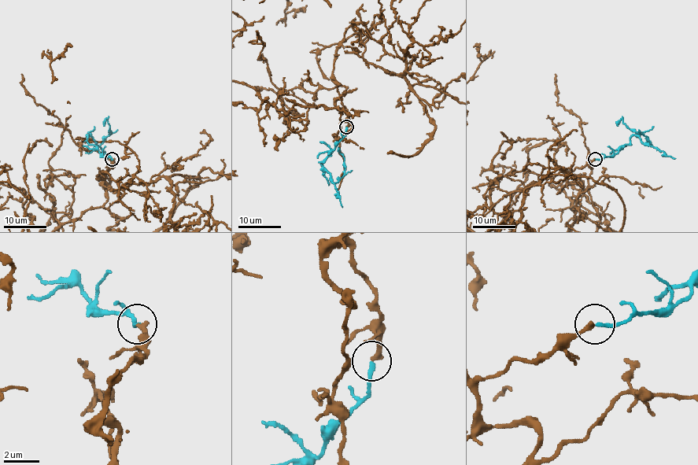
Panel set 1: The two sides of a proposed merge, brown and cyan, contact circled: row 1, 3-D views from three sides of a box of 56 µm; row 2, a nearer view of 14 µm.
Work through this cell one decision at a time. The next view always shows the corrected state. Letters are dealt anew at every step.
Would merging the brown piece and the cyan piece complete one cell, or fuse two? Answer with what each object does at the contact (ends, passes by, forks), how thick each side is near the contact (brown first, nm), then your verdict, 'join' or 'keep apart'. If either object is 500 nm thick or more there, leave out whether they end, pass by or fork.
brown ends; cyan ends; calibres 280 and 200 nm; join

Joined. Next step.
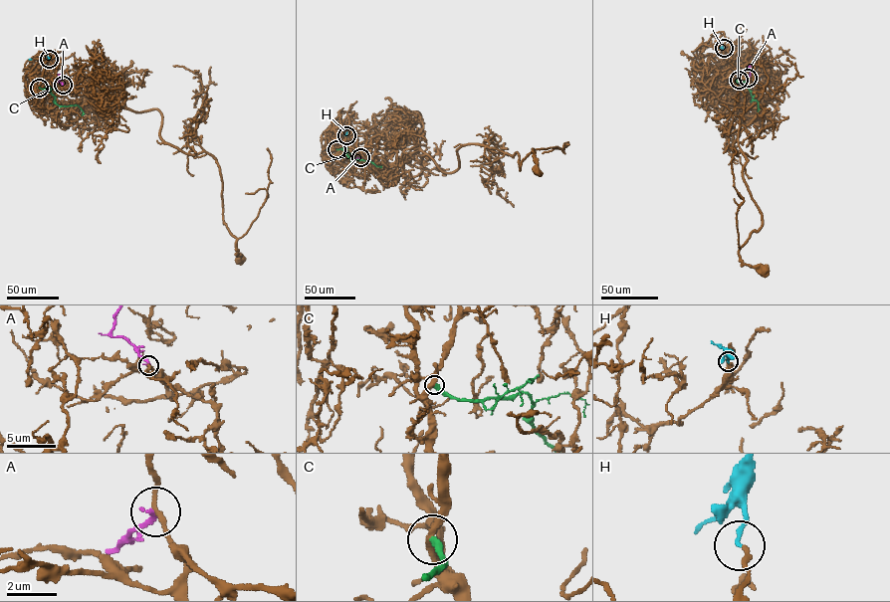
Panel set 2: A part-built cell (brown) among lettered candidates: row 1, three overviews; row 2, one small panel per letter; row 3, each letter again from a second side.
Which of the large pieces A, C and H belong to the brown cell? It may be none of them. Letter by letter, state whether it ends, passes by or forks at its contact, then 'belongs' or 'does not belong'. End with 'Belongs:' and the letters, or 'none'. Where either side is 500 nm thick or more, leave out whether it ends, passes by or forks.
A: it ends there; does not belong
C: it ends there; does not belong
H: it ends there; does not belong
Belongs: none

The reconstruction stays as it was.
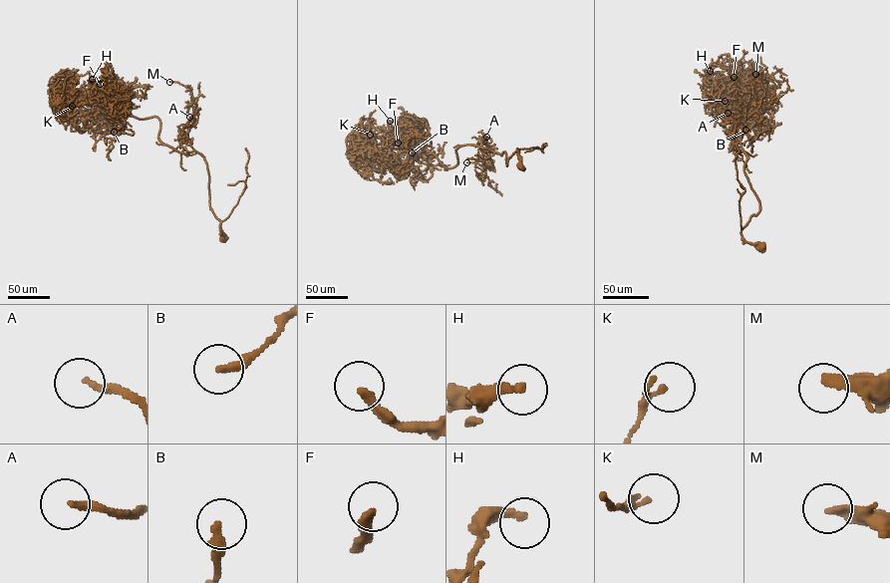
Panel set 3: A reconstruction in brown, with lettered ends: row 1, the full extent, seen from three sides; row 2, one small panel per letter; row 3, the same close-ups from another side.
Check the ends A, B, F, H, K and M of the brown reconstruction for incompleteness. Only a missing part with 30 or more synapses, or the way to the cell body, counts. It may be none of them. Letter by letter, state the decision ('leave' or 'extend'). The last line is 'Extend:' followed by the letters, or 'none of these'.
A: extend
B: leave
F: leave
H: leave
K: leave
M: extend
Extend: A, M

